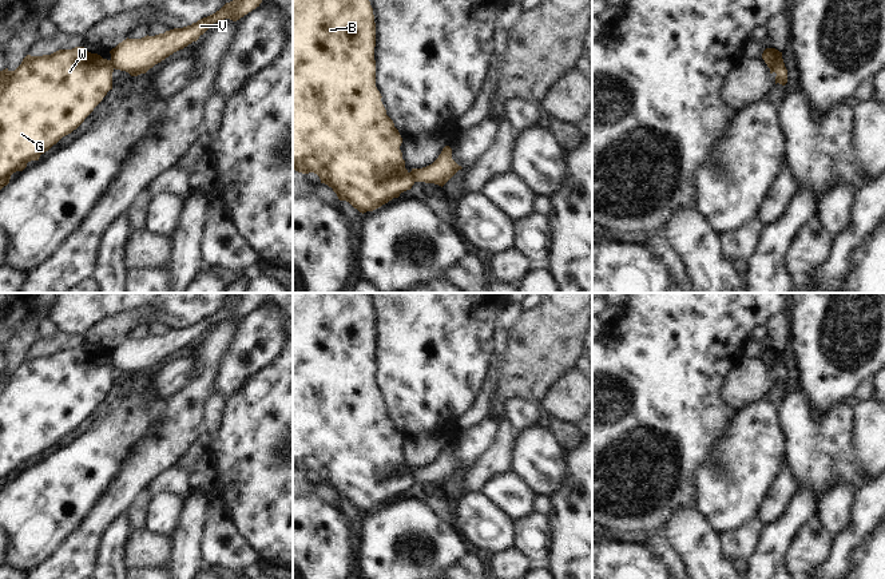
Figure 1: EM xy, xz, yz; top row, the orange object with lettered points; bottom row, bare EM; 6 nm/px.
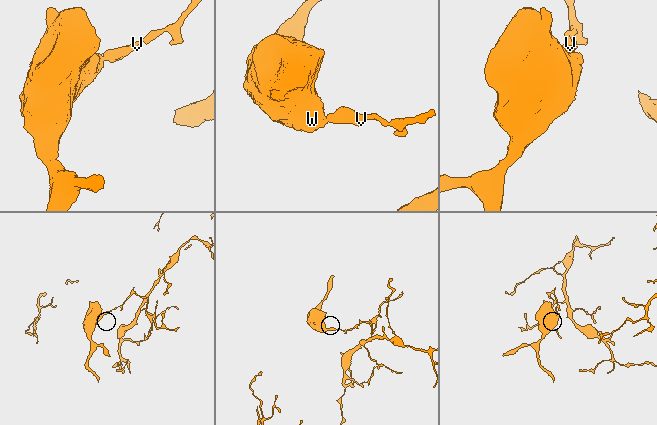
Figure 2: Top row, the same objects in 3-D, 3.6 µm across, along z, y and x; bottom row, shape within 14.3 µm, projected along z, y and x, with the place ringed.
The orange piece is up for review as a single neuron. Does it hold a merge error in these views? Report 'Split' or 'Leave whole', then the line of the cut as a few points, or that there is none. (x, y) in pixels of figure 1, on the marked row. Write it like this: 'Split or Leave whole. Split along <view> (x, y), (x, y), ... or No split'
Split. Split along yz (781, 58), (770, 70).

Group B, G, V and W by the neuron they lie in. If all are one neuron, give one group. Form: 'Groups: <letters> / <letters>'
Groups: B G W / V.

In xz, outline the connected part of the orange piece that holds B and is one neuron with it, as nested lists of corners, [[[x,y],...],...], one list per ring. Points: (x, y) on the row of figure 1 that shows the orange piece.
[[[293,0],[293,170],[320,177],[321,183],[328,185],[340,201],[349,202],[360,213],[373,211],[414,185],[412,174],[405,168],[405,160],[400,146],[402,138],[386,115],[381,102],[381,94],[376,87],[376,23],[369,0]]]

